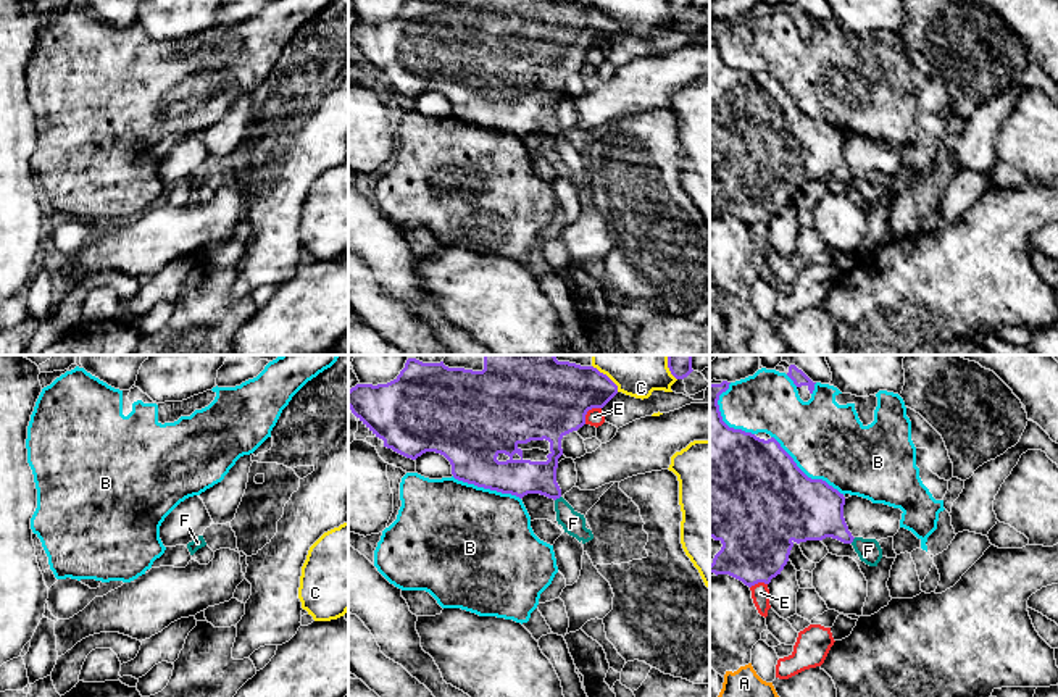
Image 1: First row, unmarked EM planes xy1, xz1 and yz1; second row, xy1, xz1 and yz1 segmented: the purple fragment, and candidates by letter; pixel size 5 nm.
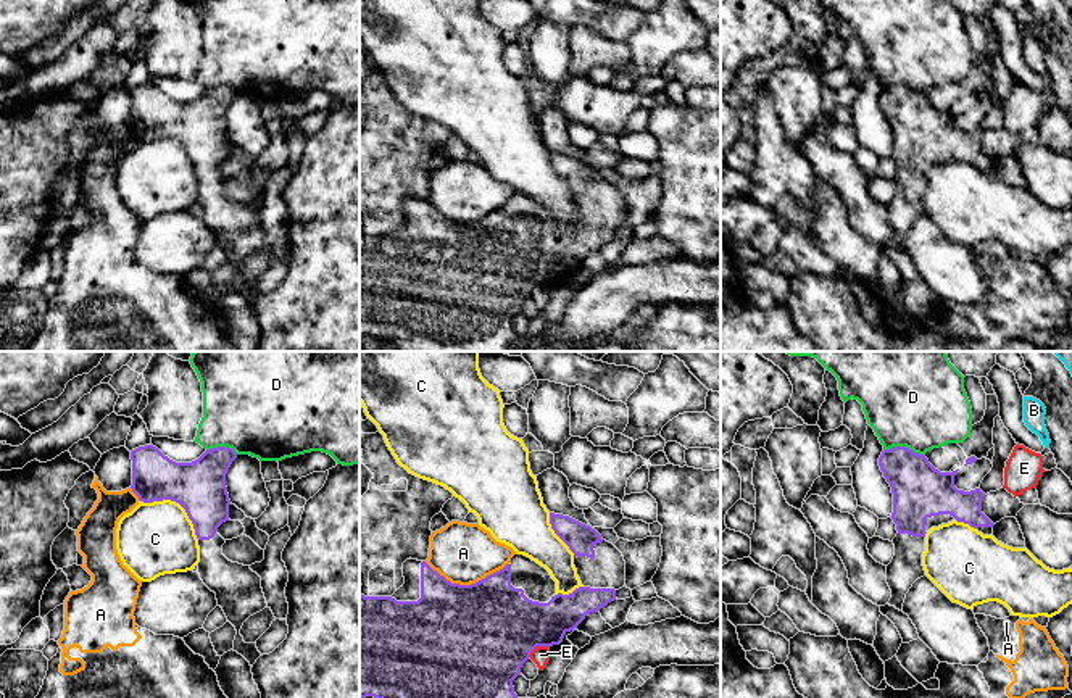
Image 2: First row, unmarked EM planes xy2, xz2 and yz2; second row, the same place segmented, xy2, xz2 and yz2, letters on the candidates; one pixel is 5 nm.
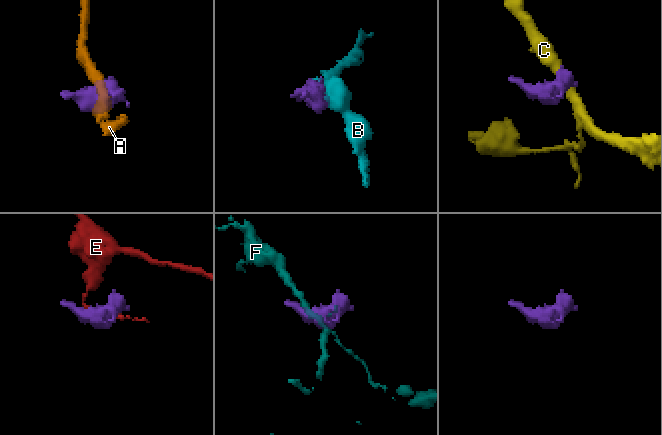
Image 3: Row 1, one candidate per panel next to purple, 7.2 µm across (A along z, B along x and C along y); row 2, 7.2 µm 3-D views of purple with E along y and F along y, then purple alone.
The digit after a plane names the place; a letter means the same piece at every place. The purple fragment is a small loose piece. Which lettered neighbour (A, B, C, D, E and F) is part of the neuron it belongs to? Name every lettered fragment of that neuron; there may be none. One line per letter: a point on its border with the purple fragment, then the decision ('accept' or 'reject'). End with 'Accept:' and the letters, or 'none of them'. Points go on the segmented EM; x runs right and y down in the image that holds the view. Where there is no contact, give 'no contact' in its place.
A: contact xz2 (466, 585); reject
B: contact yz1 (805, 475); reject
C: contact xy2 (178, 502); reject
D: contact yz2 (905, 447); reject
E: contact xz1 (587, 410); reject
F: contact xz1 (557, 497); reject
Accept: none of them

